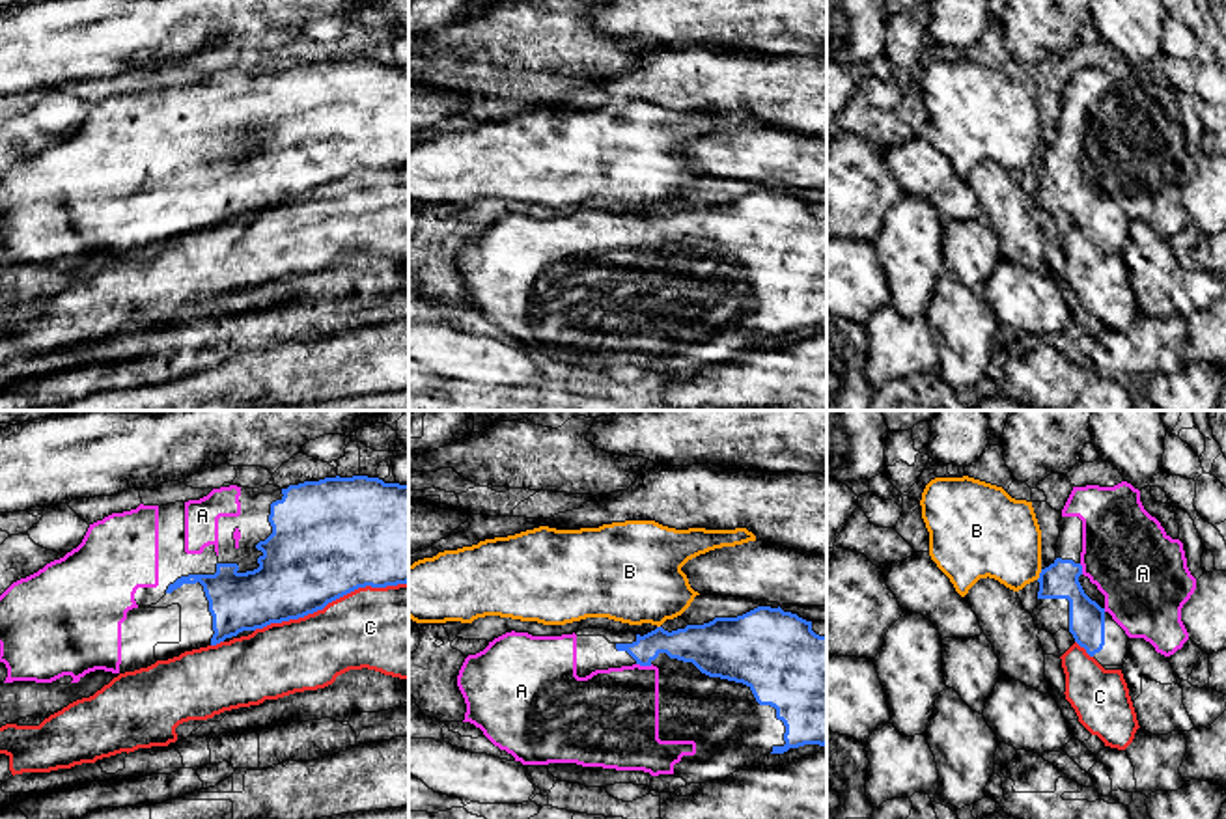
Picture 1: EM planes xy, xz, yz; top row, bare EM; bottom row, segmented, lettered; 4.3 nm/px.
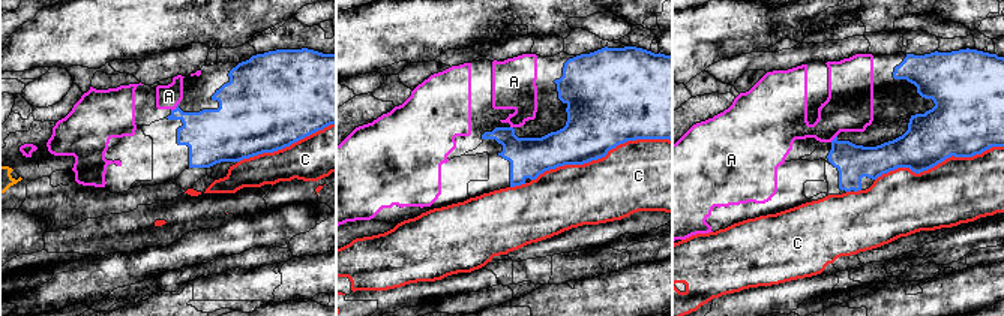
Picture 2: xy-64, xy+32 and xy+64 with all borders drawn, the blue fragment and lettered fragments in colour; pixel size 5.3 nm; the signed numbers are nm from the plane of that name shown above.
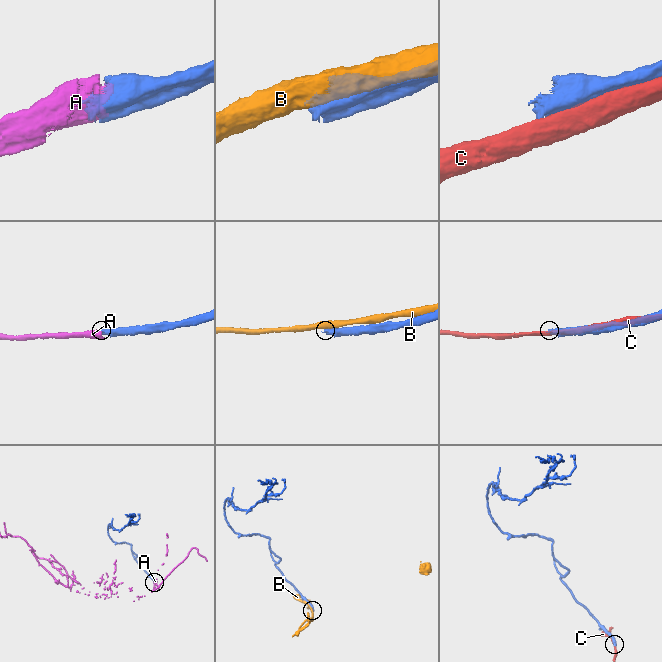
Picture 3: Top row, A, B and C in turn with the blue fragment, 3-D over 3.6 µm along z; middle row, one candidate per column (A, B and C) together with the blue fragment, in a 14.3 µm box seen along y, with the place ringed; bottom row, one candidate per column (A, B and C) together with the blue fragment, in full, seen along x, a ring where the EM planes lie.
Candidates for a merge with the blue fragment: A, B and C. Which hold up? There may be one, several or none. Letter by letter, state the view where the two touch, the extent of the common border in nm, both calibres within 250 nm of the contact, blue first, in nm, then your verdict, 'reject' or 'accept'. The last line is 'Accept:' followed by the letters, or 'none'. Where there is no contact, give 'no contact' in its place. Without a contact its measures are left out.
A: xz | 70 nm | 170/380 nm | accept
B: yz | 50 nm | 160/360 nm | reject
C: xy | 700 nm | 480/360 nm | reject
Accept: A

